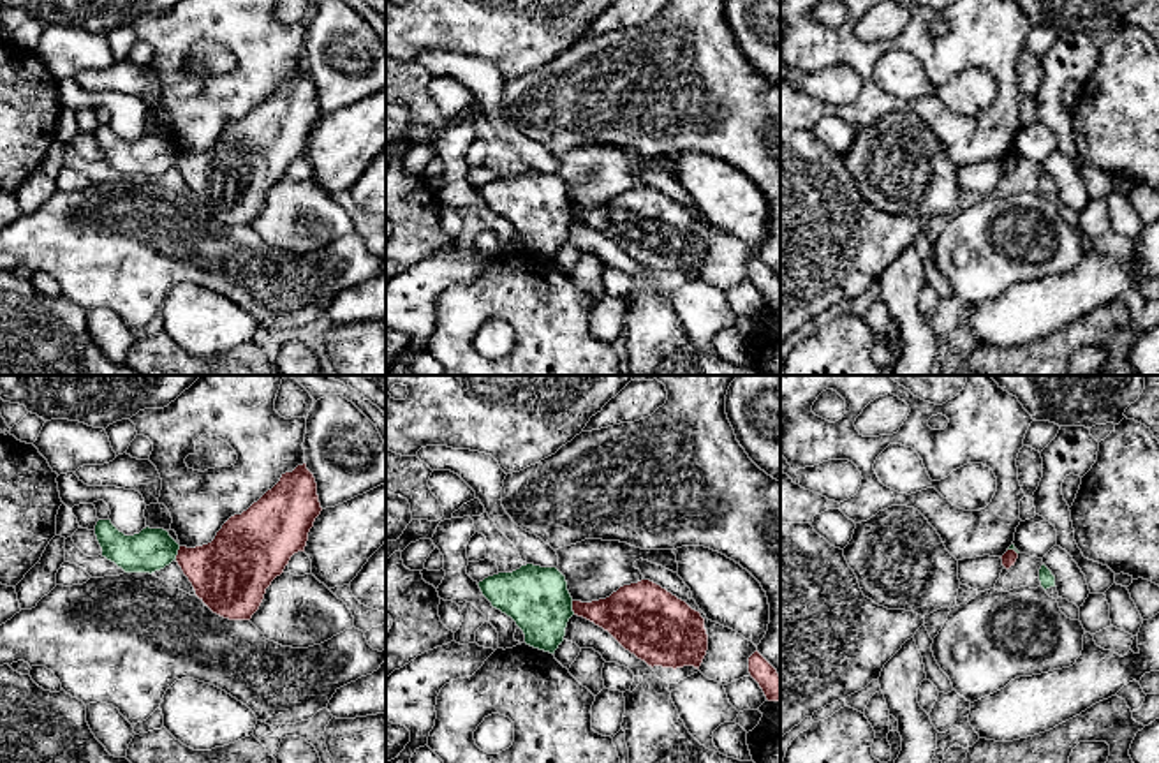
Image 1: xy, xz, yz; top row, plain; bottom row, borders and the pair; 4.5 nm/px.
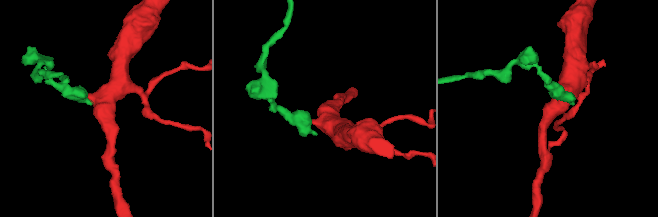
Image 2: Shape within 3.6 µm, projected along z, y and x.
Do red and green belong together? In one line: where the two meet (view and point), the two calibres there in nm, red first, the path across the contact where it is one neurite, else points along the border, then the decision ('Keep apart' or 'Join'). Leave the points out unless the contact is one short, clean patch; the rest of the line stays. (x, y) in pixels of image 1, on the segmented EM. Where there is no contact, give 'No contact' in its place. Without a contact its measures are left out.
Touches red at xy (178, 554). Thickness 340 nm (red) against 200 nm. Boundary: xy (180, 547), (175, 559). Keep apart

